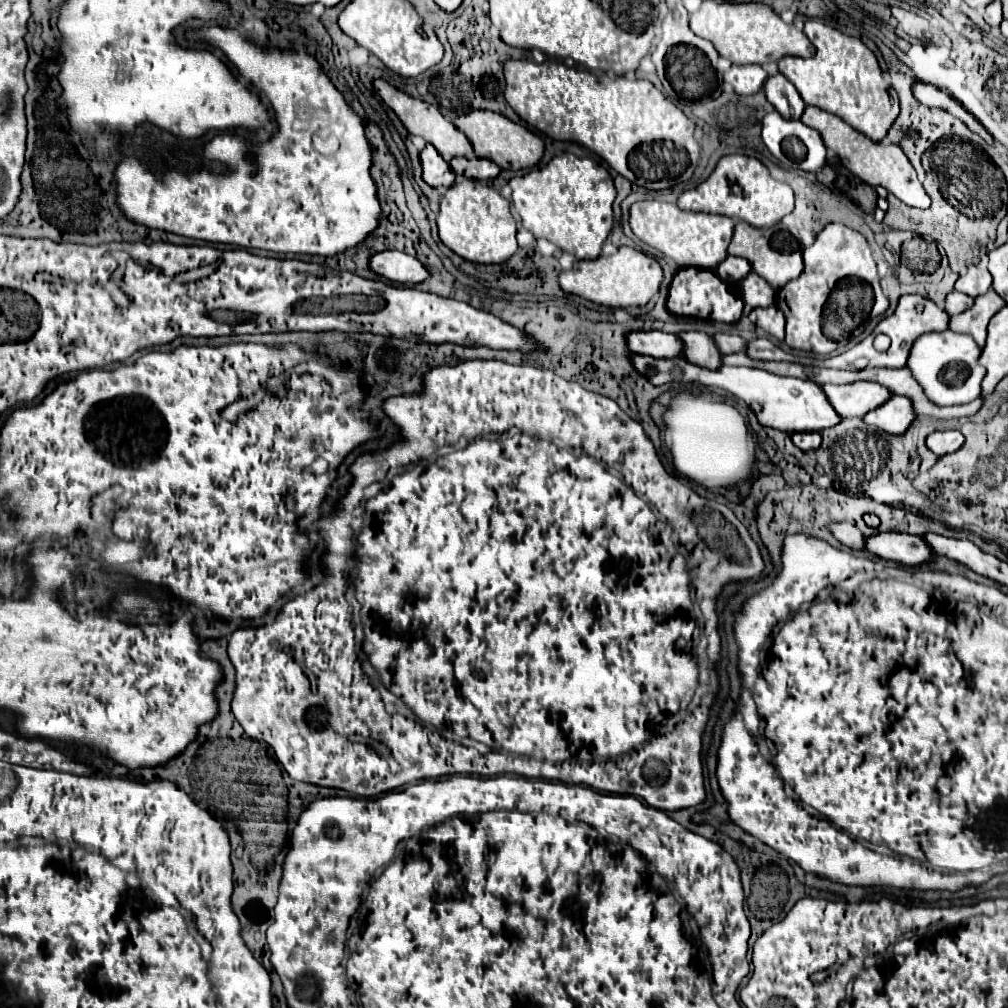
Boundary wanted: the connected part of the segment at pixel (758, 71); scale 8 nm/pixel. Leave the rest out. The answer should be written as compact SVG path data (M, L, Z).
M733 65L723 79L727 83L733 85L735 93L739 95L753 95L757 91L761 91L765 79L767 79L767 71L761 65Z

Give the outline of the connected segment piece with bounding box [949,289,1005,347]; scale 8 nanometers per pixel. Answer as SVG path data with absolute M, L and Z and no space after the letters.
M989 289L985 295L975 299L975 305L971 309L959 315L951 315L949 329L957 333L969 333L977 341L977 345L983 347L987 337L987 325L1001 307L1005 307L1005 301L993 289Z

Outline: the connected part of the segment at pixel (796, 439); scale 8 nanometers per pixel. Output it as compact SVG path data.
M793 433L791 439L801 451L815 451L821 445L821 433Z

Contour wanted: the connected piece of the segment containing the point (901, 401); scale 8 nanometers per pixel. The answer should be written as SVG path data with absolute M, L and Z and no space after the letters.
M893 395L889 401L885 401L881 407L873 409L863 417L867 425L873 425L885 433L891 435L903 435L911 423L915 421L915 409L911 409L909 397Z

